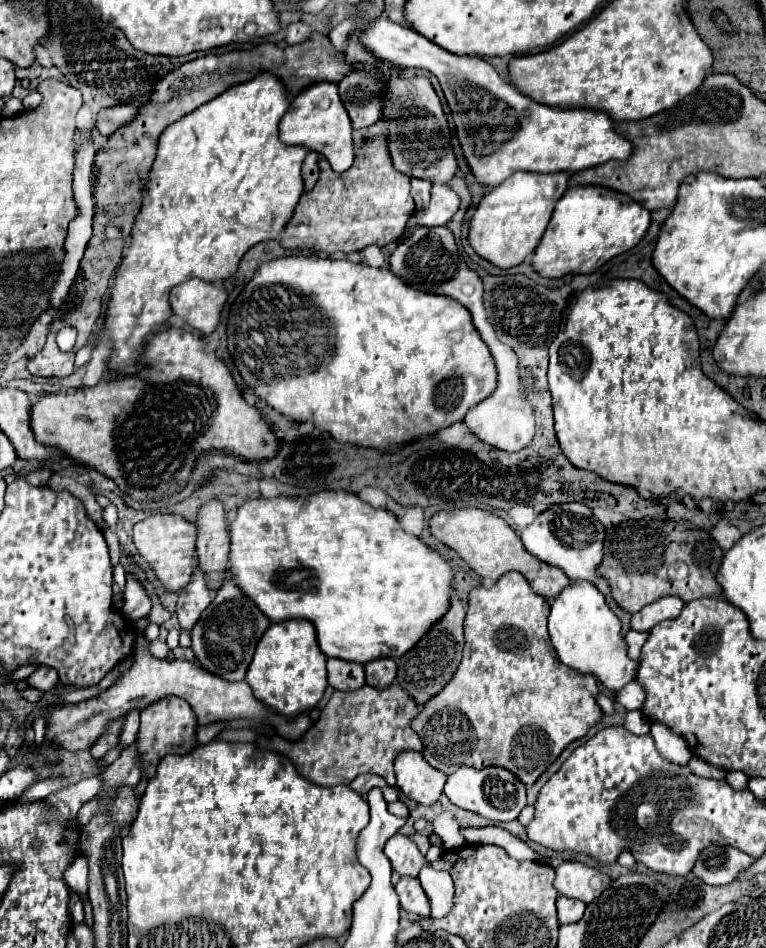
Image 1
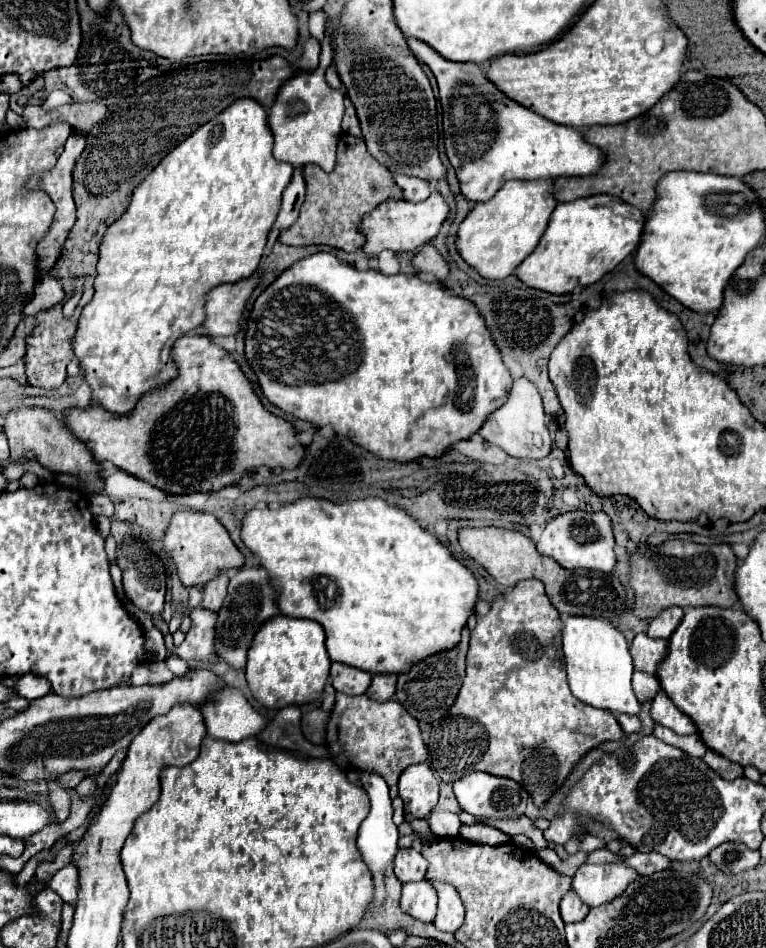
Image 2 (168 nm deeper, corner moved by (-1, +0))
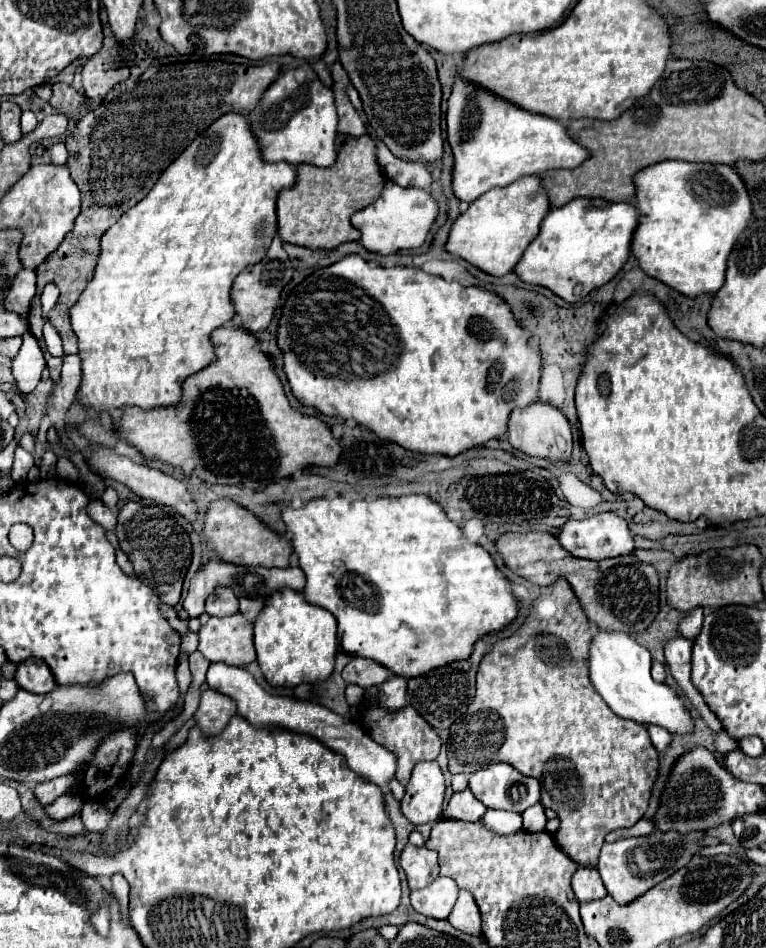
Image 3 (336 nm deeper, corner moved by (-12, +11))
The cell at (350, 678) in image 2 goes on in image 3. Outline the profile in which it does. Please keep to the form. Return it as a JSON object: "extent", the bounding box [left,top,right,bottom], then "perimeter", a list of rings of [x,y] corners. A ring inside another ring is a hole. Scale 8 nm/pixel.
{"extent":[342,657,390,689],"perimeter":[[[352,657],[350,663],[342,671],[342,677],[346,683],[354,683],[368,689],[368,687],[384,683],[390,677],[390,671],[372,659]]]}

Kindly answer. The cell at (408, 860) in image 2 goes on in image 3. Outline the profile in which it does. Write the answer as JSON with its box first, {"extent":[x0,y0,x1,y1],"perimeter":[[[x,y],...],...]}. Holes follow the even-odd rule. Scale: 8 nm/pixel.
{"extent":[400,845,438,889],"perimeter":[[[406,845],[400,855],[400,867],[406,871],[410,889],[422,889],[438,875],[438,853],[428,847]]]}

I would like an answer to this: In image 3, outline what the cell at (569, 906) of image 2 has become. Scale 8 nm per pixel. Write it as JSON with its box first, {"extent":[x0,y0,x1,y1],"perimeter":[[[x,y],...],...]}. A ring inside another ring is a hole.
{"extent":[572,867,606,903],"perimeter":[[[578,867],[572,877],[572,889],[578,903],[588,903],[606,897],[606,887],[594,867]]]}

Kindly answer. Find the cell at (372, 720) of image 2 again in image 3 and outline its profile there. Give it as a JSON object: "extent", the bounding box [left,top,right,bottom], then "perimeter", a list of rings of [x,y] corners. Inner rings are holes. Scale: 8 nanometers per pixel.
{"extent":[358,703,440,787],"perimeter":[[[362,703],[362,709],[358,711],[360,721],[358,725],[376,741],[380,741],[384,747],[392,749],[392,753],[398,759],[398,769],[396,769],[396,779],[406,787],[410,781],[410,773],[414,769],[416,763],[420,761],[432,761],[438,757],[440,753],[440,737],[438,733],[432,729],[432,725],[428,725],[424,721],[424,717],[420,717],[416,713],[416,709],[412,709],[410,705],[398,709],[398,711],[390,711],[386,707],[382,707],[380,703]]]}

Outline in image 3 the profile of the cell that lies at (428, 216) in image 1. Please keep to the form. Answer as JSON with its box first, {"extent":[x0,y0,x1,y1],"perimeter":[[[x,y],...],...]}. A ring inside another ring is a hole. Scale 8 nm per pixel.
{"extent":[352,181,438,255],"perimeter":[[[386,181],[386,187],[382,189],[380,197],[372,205],[352,215],[352,225],[362,231],[360,243],[368,251],[388,255],[394,251],[420,247],[426,241],[436,217],[438,217],[438,201],[432,197],[430,191],[400,187],[392,181]]]}

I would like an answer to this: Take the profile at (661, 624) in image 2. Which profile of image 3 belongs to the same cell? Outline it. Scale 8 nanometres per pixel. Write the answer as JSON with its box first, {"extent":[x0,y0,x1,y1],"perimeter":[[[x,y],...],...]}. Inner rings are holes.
{"extent":[678,609,702,639],"perimeter":[[[690,609],[678,623],[678,631],[686,639],[694,639],[702,627],[702,609]]]}

